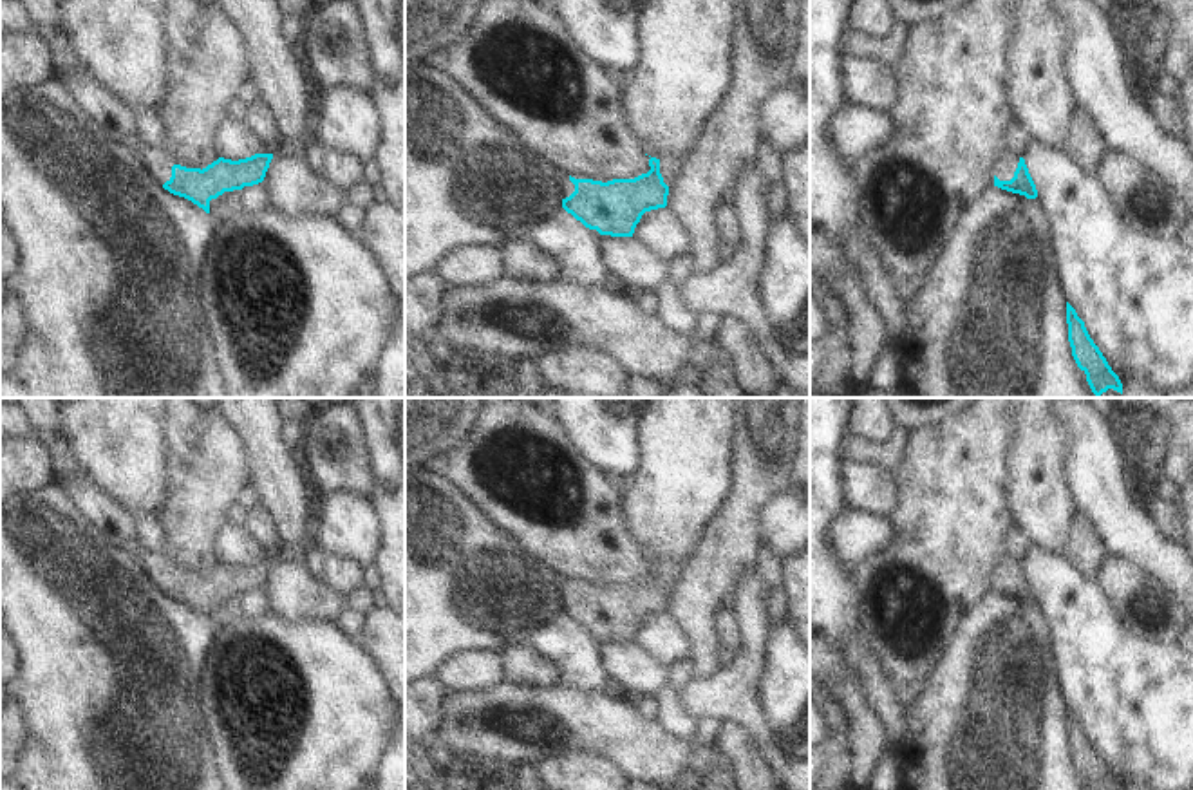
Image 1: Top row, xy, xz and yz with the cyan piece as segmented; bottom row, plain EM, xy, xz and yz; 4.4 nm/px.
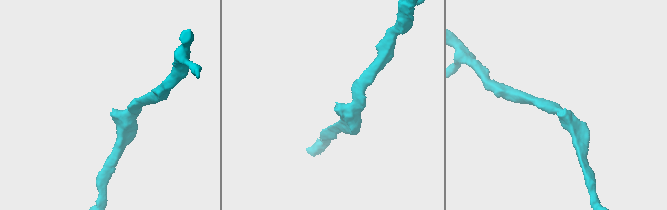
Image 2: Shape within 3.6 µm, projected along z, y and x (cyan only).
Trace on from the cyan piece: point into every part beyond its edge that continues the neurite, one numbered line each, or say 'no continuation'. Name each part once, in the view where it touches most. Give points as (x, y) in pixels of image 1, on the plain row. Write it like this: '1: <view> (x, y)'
1: yz (1007, 570)

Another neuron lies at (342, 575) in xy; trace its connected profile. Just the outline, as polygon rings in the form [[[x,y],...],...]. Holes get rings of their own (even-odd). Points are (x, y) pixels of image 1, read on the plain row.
[[[309,546],[305,550],[305,566],[315,577],[342,595],[349,595],[363,586],[358,564],[322,548]]]

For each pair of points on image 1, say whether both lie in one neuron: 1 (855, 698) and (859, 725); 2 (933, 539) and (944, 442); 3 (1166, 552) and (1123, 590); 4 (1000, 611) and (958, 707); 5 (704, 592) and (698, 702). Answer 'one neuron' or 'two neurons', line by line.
1: one neuron
2: one neuron
3: two neurons
4: one neuron
5: two neurons

